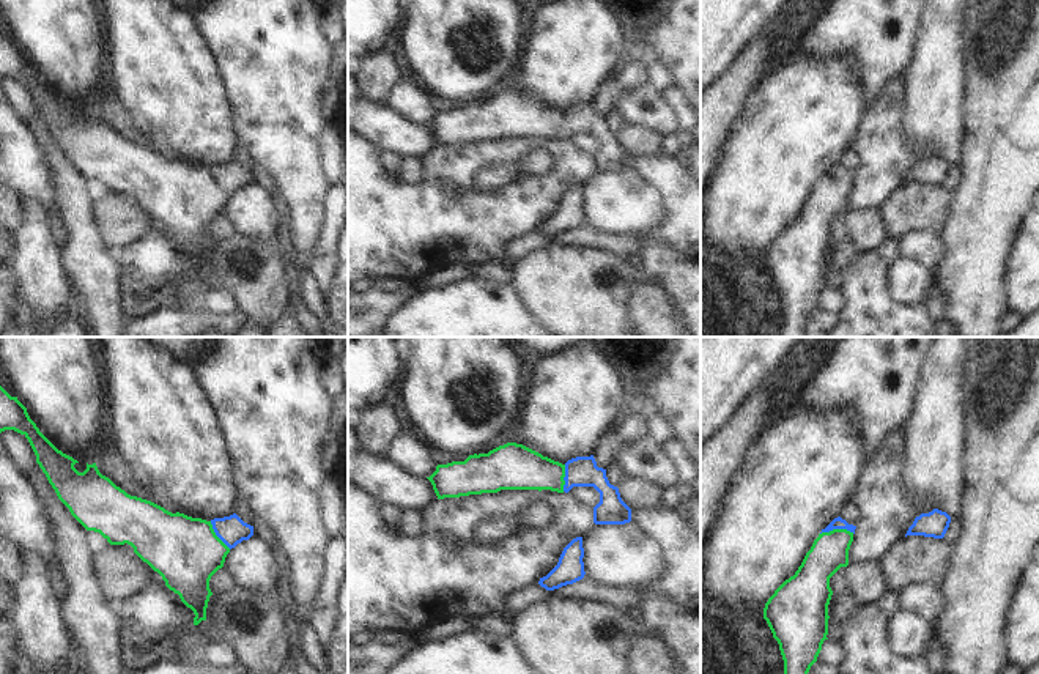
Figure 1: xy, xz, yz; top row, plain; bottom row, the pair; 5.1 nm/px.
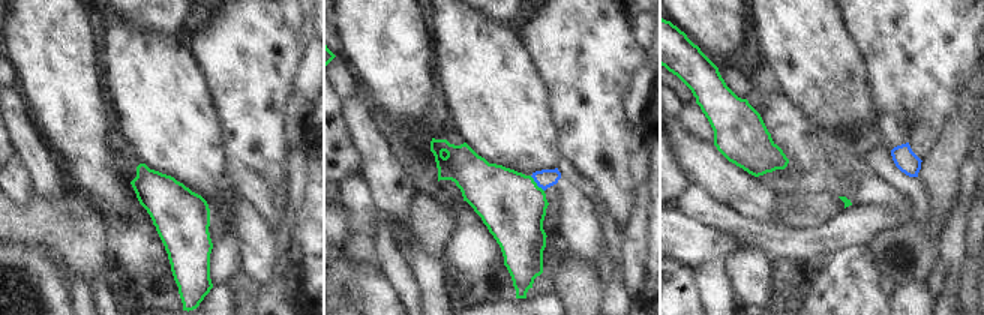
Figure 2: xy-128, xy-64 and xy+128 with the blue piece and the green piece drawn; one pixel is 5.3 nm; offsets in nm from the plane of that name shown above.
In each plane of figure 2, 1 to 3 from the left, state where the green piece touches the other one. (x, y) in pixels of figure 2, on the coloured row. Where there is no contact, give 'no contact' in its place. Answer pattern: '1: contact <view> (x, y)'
1: no contact
2: contact xy-64 (536, 182)
3: no contact

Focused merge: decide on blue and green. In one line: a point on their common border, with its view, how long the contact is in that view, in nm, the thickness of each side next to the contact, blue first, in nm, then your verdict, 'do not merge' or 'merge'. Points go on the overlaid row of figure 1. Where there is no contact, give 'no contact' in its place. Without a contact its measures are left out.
yz (836, 528) | 180 nm | 60/190 nm | merge

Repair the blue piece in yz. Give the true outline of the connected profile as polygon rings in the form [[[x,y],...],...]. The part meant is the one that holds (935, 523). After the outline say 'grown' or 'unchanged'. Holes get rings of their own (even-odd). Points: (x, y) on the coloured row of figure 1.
[[[934,509],[929,513],[921,513],[915,518],[908,528],[907,535],[924,535],[934,539],[943,539],[951,523],[951,517],[946,512]]]; unchanged

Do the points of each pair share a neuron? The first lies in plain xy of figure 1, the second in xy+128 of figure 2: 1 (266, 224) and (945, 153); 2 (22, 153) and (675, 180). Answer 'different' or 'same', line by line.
1: different
2: different

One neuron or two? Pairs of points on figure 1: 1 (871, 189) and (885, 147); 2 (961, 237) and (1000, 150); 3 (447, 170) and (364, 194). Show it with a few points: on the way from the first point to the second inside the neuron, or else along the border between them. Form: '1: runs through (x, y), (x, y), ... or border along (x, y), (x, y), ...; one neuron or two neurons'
1: runs through (877, 178), (885, 169), (885, 158); one neuron
2: runs through (983, 214), (989, 208), (997, 189), (1000, 172); one neuron
3: runs through (427, 185), (417, 194), (384, 194); one neuron

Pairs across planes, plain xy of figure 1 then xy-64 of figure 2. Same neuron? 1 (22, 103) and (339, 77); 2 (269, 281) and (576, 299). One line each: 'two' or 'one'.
1: one
2: one

